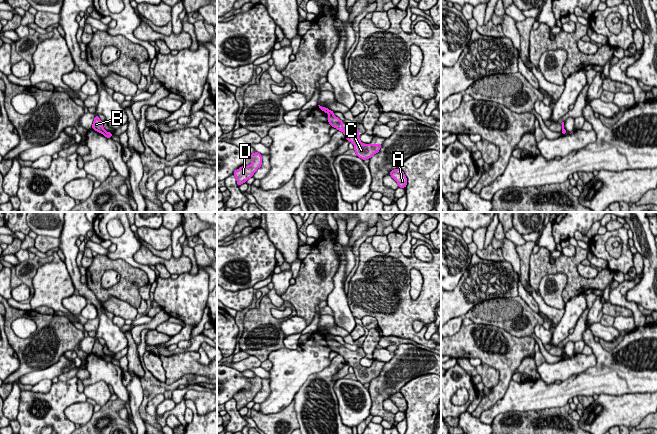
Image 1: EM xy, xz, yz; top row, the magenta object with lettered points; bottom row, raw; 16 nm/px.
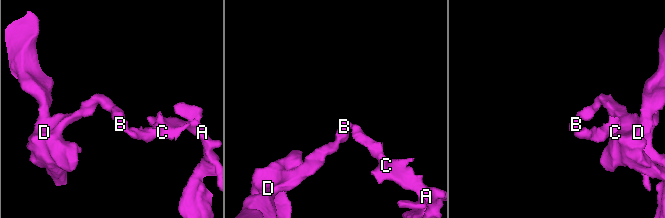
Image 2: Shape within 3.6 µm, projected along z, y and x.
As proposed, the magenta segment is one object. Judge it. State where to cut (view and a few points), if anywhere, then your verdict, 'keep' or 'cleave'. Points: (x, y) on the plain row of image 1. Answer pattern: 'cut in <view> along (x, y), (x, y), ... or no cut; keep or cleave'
cut in xy along (105, 355), (102, 357); cleave

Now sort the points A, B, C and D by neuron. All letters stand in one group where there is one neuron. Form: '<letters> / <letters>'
A C / B D

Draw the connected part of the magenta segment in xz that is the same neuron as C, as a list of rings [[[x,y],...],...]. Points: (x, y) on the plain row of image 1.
[[[328,334],[328,346],[337,354],[344,357],[346,363],[354,368],[356,380],[362,384],[370,383],[374,378],[378,377],[382,368],[363,368],[359,363],[359,353],[357,351],[350,351],[343,353],[343,345],[336,341],[333,337],[335,335]]]

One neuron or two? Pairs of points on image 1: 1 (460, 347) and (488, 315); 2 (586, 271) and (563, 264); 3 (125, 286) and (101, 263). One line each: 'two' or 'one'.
1: two
2: two
3: one

